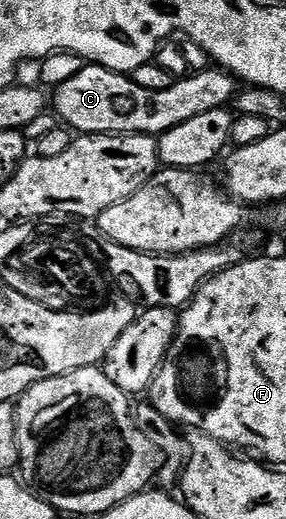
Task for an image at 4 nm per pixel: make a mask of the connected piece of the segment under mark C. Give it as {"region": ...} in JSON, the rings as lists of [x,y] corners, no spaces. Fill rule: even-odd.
{"region":[[[87,63],[76,78],[68,78],[68,82],[53,89],[52,108],[59,121],[78,134],[141,132],[157,138],[172,130],[172,126],[196,118],[196,114],[227,107],[239,88],[239,81],[217,66],[207,66],[202,72],[175,79],[168,90],[143,90],[129,75]]]}

